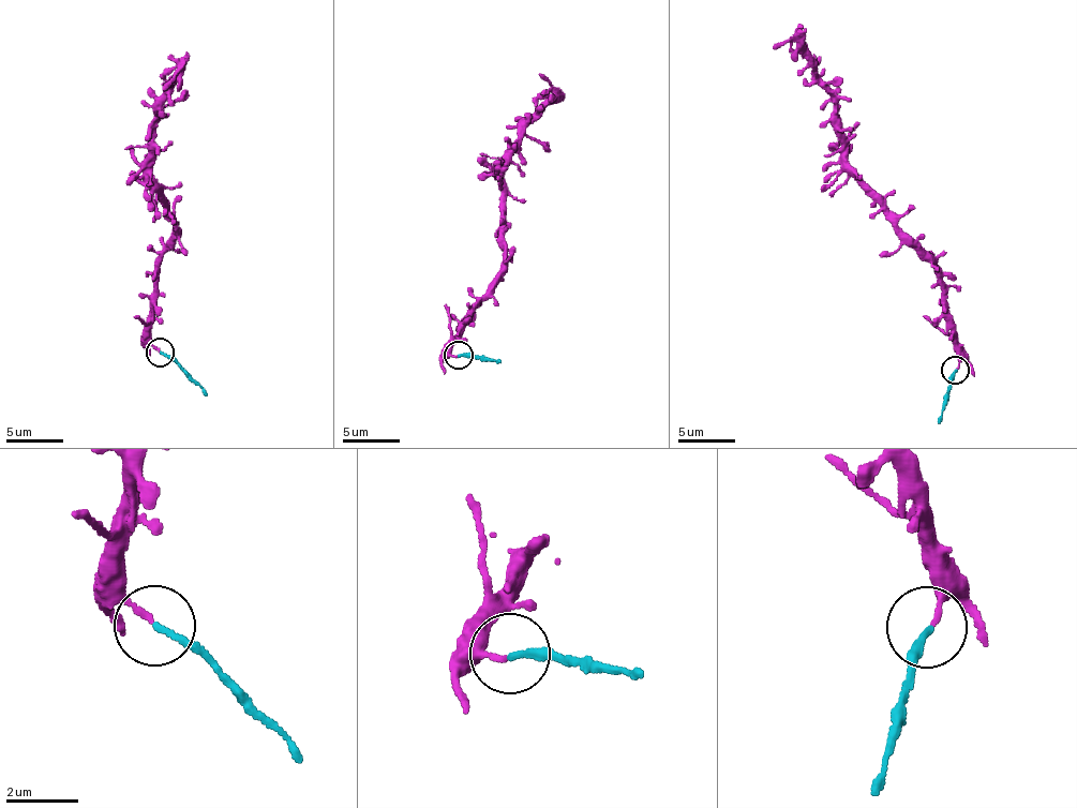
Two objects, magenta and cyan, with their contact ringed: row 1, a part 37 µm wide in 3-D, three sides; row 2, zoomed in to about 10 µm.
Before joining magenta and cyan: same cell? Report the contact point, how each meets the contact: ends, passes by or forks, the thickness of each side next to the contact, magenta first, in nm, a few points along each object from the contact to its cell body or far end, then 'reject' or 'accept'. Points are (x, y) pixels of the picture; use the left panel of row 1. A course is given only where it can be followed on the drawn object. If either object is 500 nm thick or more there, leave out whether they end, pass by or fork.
place (160, 352); magenta ends; cyan ends; calibres 150 and 180 nm; course magenta (160, 352), (158, 256), (176, 229), (151, 185), (152, 120), (174, 75), (164, 90); course cyan (160, 352), (187, 372), (206, 394); reject

